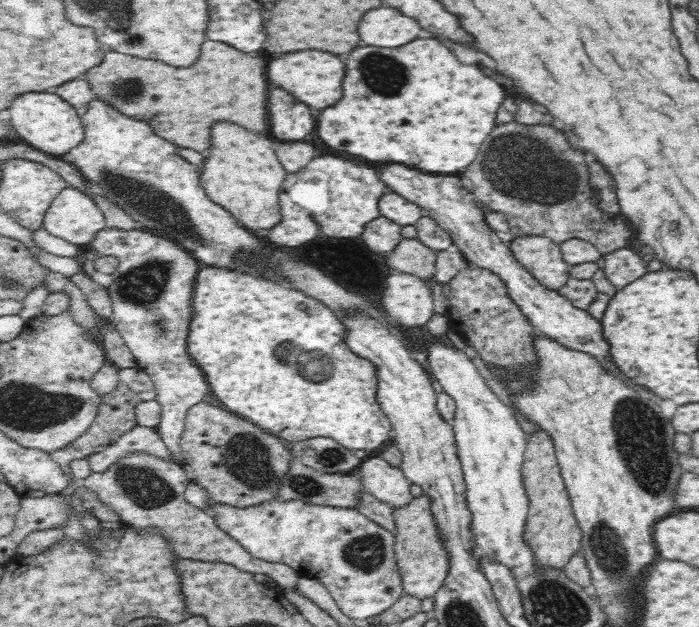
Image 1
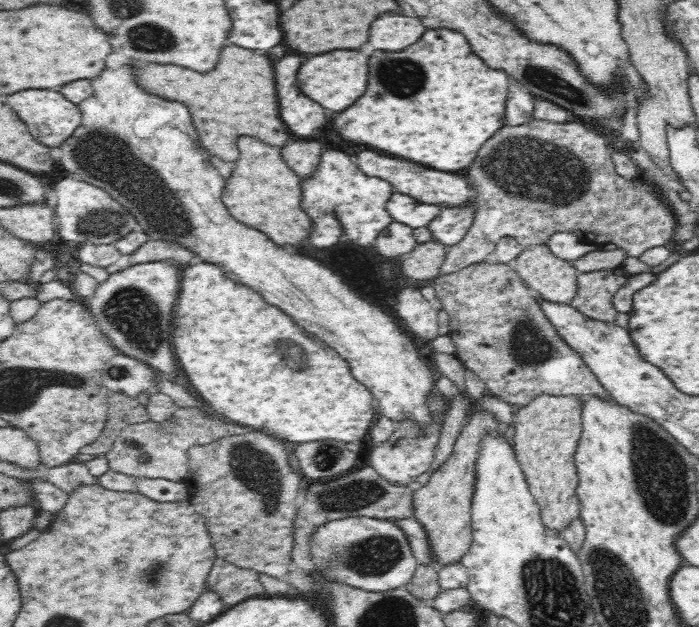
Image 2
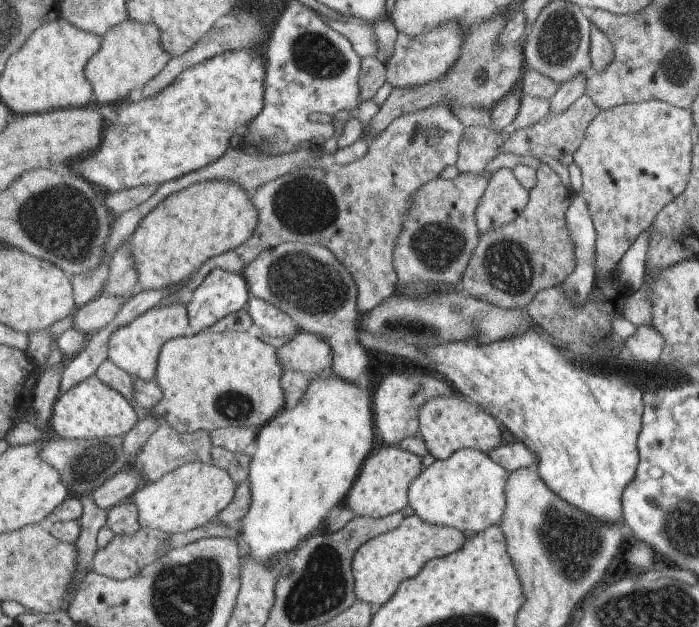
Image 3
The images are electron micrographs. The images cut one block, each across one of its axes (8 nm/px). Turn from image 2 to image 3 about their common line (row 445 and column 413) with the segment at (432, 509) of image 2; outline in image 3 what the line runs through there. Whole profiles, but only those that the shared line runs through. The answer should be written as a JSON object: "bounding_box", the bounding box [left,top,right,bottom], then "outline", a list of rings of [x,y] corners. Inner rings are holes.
{"bounding_box":[345,446,423,520],"outline":[[[385,446],[365,462],[365,468],[361,470],[361,476],[357,478],[357,484],[353,486],[353,492],[349,494],[349,500],[345,500],[345,504],[353,514],[361,518],[381,520],[393,516],[395,512],[401,512],[405,506],[411,506],[411,488],[421,474],[423,464],[419,456],[401,448]]]}

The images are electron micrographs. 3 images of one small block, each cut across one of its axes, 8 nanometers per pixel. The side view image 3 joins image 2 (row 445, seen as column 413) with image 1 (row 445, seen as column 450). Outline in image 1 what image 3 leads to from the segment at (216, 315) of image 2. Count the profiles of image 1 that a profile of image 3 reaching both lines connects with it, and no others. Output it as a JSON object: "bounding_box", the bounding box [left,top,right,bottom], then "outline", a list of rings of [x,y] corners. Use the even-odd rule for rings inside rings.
{"bounding_box":[188,266,392,454],"outline":[[[212,266],[198,270],[192,296],[188,354],[204,372],[218,406],[230,414],[244,416],[260,430],[272,432],[274,438],[296,444],[326,436],[338,440],[356,454],[378,450],[390,442],[392,422],[382,414],[376,402],[376,370],[342,344],[342,328],[332,310],[296,290],[260,280],[252,274],[238,274]],[[304,364],[316,364],[312,376],[308,376]]]}

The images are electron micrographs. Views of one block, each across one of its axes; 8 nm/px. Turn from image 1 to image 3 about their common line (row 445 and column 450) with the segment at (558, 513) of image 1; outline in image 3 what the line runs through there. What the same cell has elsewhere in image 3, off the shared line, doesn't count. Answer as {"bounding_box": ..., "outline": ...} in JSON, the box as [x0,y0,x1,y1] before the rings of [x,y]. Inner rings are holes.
{"bounding_box":[353,514,465,610],"outline":[[[417,514],[405,518],[405,524],[401,524],[397,530],[377,536],[357,550],[357,556],[353,558],[355,600],[369,606],[379,606],[379,610],[385,608],[385,604],[391,604],[395,600],[401,584],[421,576],[431,560],[439,556],[449,556],[461,550],[463,544],[465,536],[457,528],[429,524]]]}

